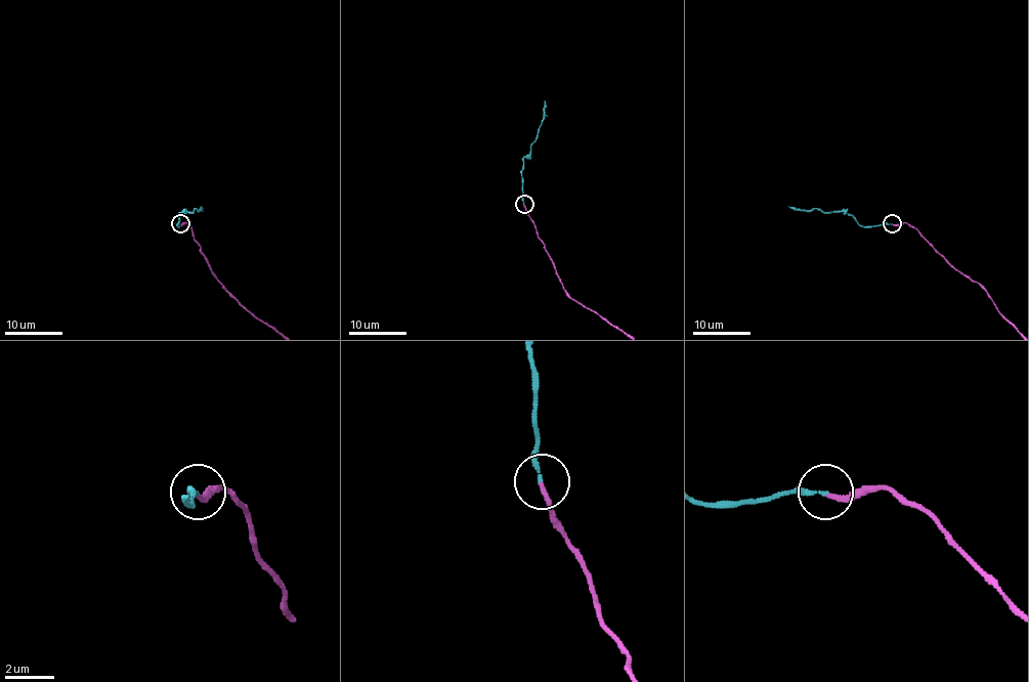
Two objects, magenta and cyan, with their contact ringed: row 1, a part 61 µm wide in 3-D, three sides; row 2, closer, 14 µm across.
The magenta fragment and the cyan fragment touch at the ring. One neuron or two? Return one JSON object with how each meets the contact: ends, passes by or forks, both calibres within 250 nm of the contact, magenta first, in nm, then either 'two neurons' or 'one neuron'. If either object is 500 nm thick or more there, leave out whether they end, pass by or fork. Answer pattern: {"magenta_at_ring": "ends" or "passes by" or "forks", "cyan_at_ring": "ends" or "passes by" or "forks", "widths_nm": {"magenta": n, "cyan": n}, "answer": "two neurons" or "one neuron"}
{"magenta_at_ring": "ends", "cyan_at_ring": "ends", "widths_nm": {"magenta": 170, "cyan": 170}, "answer": "one neuron"}

